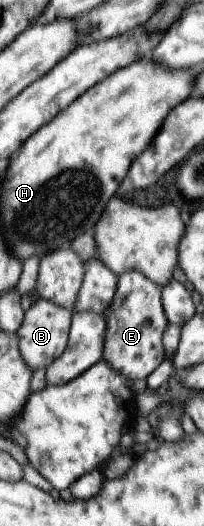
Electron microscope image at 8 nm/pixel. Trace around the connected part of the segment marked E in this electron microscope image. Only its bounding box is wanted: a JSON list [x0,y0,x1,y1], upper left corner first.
[101,271,168,381]

